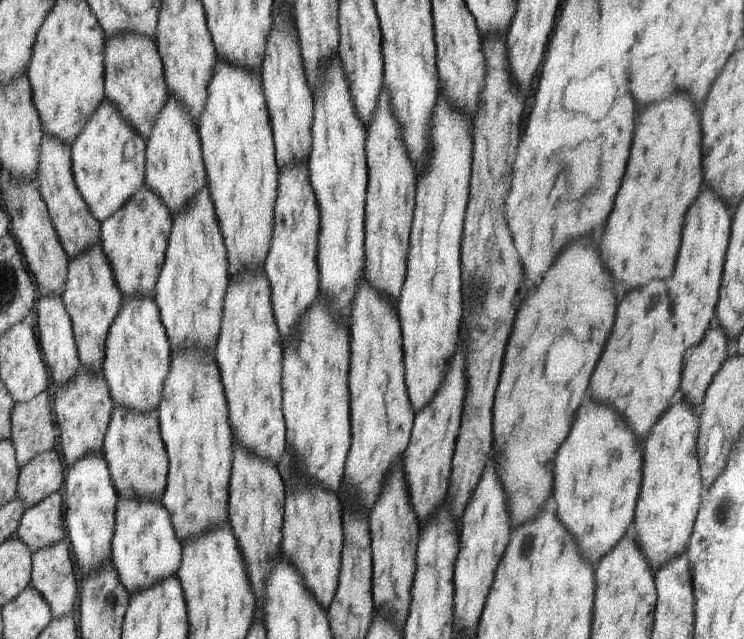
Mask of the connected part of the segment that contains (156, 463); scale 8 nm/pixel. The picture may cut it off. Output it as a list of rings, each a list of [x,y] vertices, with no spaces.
[[[117,407],[113,411],[112,421],[104,438],[104,457],[120,498],[155,499],[162,502],[168,488],[170,460],[160,430],[158,410],[141,413]]]

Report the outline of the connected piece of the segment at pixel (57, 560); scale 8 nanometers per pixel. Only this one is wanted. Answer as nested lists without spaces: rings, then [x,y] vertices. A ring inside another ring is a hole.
[[[63,540],[34,552],[32,561],[32,584],[46,598],[54,620],[73,614],[79,582],[69,554],[69,542]]]

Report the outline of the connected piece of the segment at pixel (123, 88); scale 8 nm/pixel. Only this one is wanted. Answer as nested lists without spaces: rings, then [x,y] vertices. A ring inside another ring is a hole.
[[[125,33],[106,41],[106,99],[132,124],[148,144],[153,125],[168,103],[164,60],[155,39],[137,33]]]

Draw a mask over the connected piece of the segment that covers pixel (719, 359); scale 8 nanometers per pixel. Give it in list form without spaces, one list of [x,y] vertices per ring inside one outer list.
[[[715,316],[700,342],[688,356],[689,360],[684,361],[678,384],[678,397],[691,407],[701,404],[711,377],[727,357],[726,338]]]

